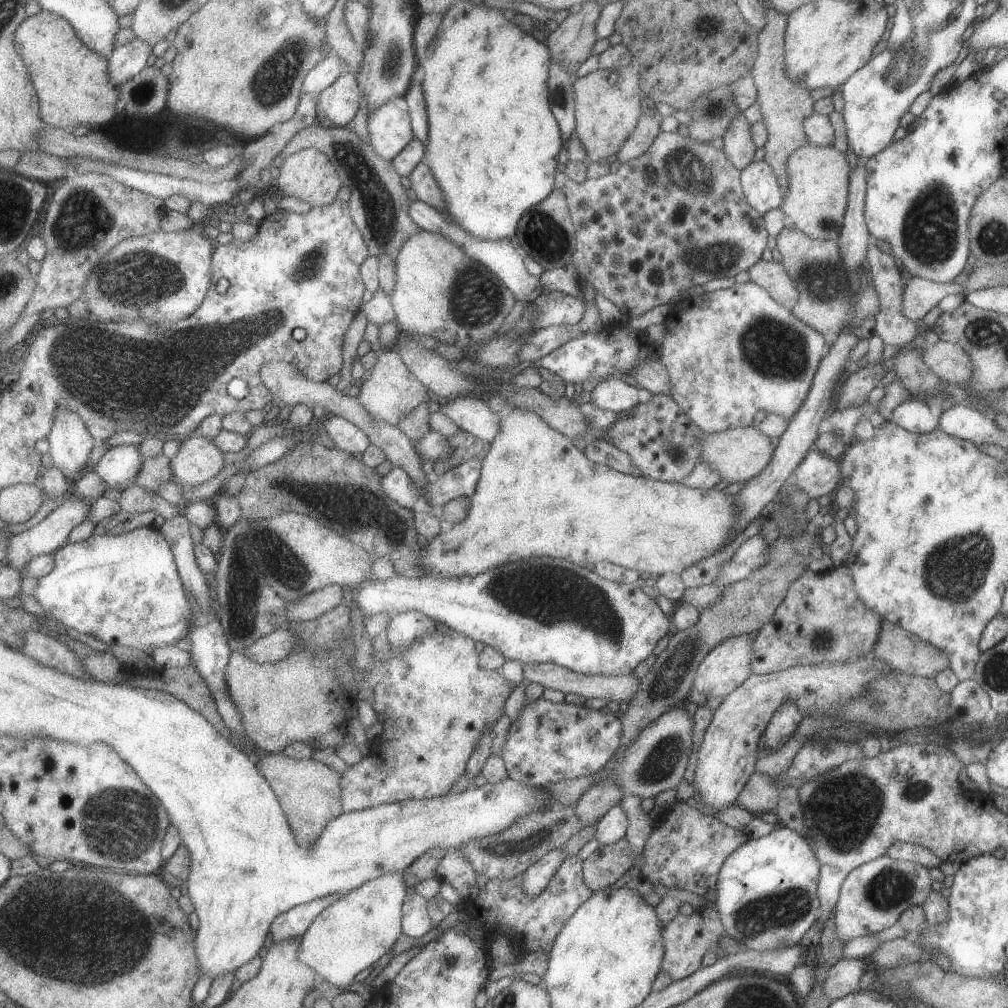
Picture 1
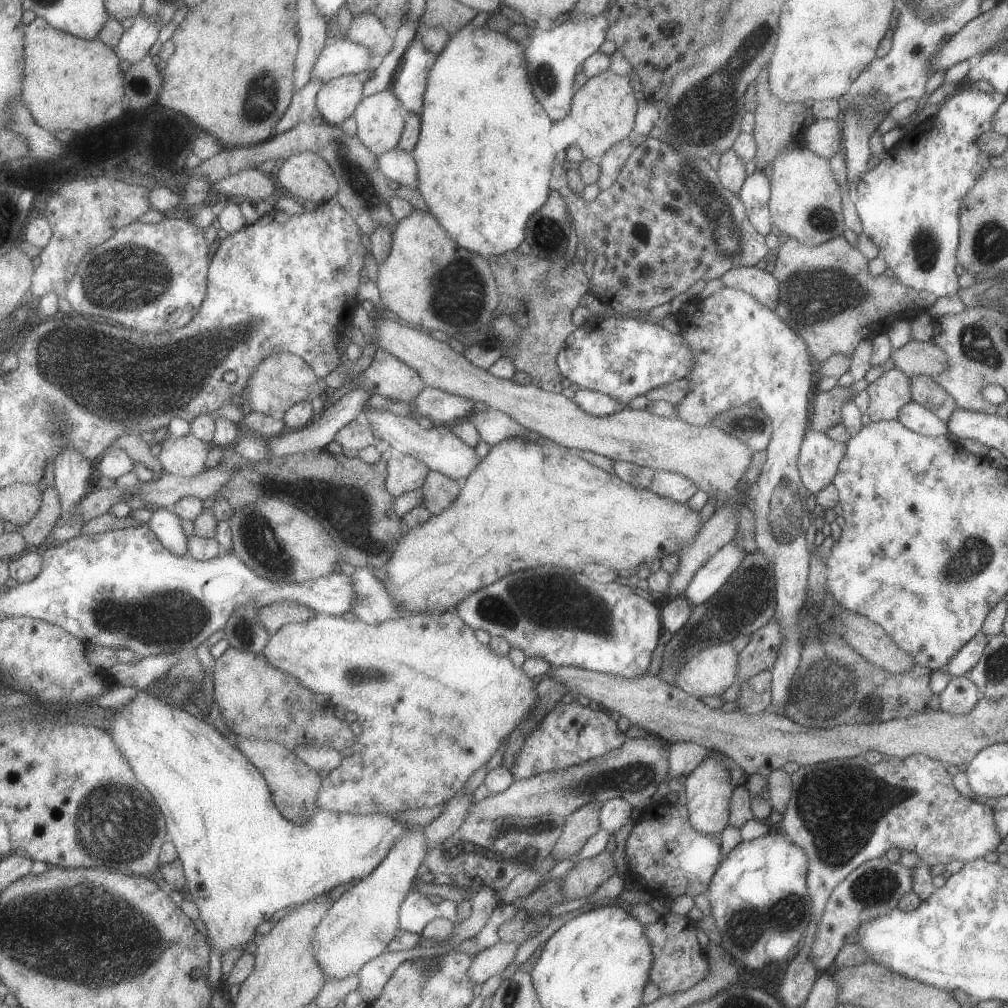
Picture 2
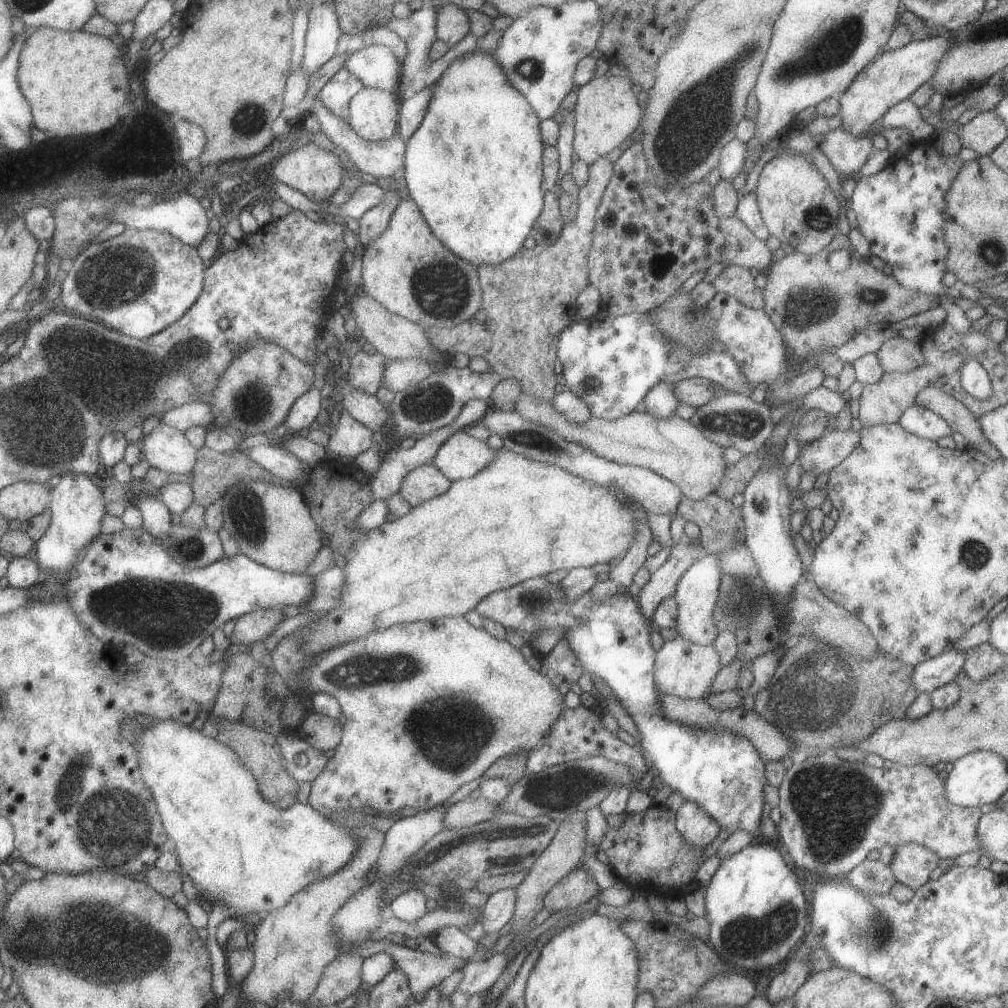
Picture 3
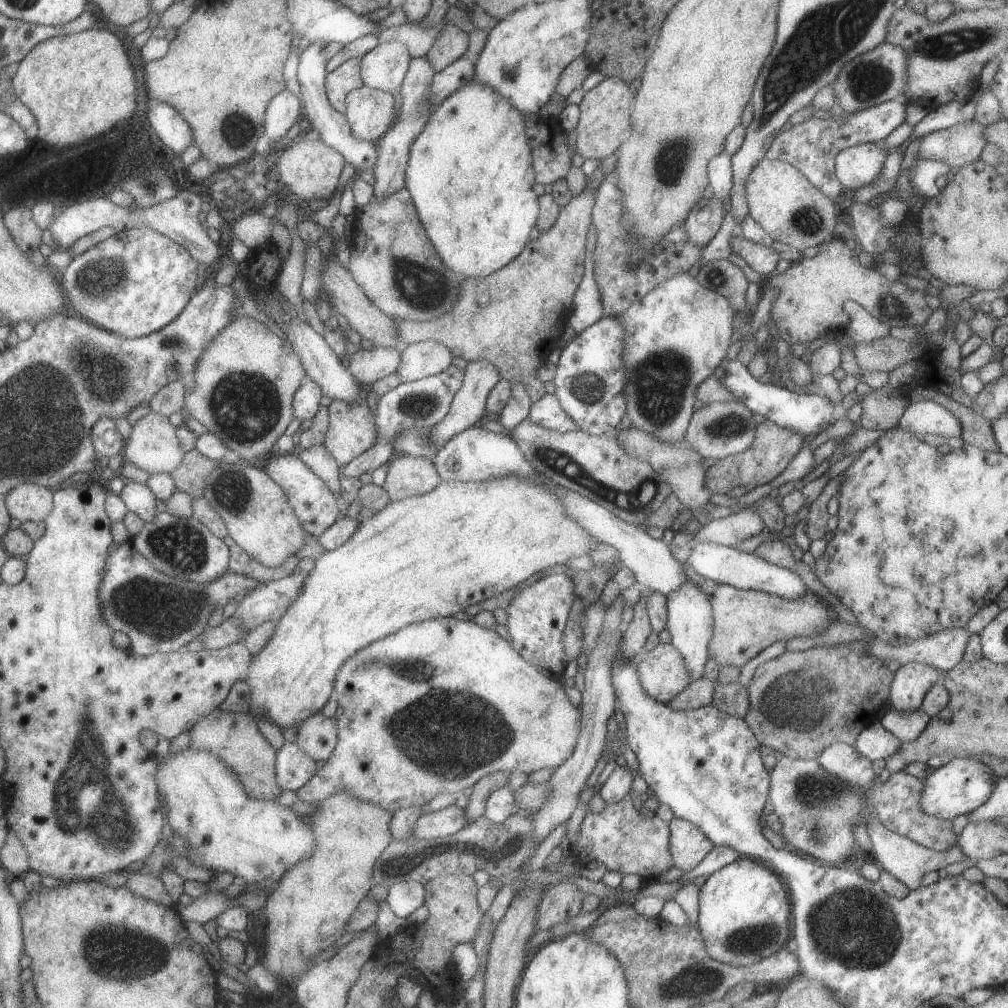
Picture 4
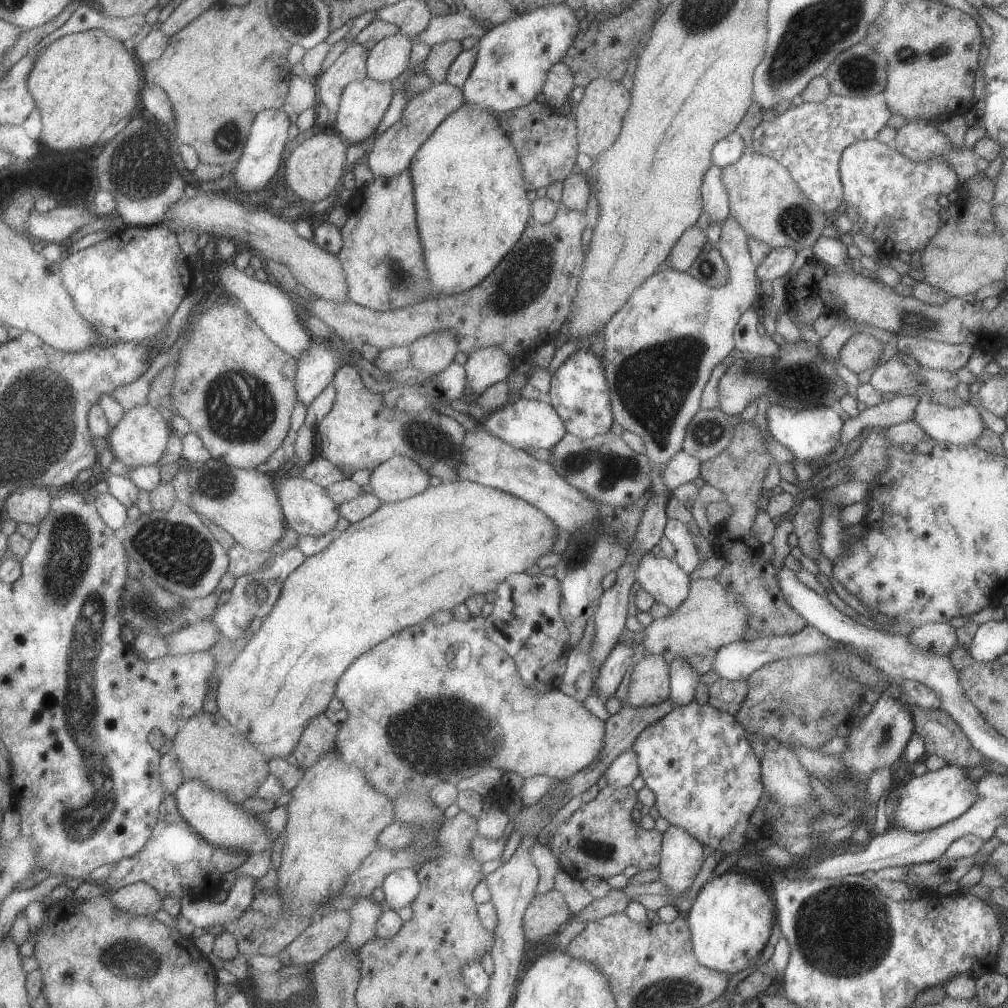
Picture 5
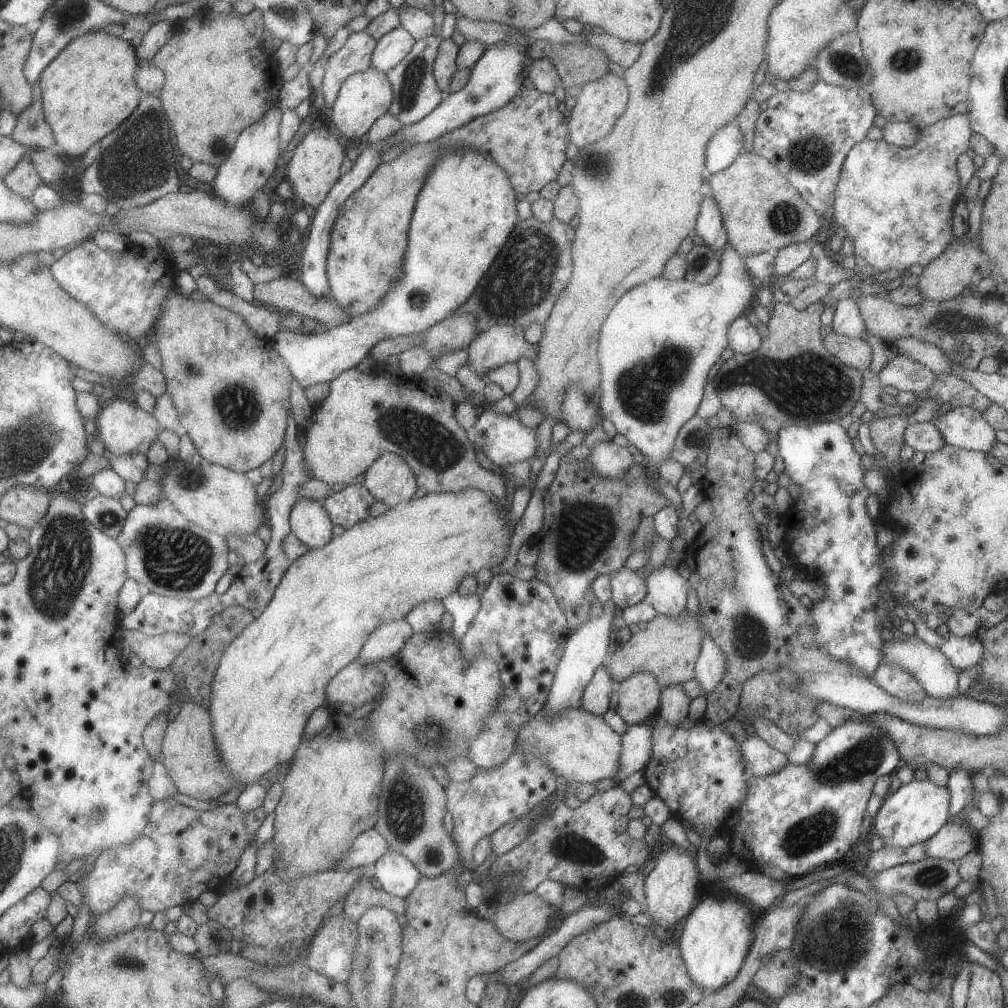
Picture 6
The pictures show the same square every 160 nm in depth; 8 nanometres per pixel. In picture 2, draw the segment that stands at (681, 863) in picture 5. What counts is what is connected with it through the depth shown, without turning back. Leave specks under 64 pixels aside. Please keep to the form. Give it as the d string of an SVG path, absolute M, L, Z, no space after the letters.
M711 751L684 778L688 819L698 833L706 835L722 832L729 818L729 796L739 781L737 770L730 763L729 758L719 751Z

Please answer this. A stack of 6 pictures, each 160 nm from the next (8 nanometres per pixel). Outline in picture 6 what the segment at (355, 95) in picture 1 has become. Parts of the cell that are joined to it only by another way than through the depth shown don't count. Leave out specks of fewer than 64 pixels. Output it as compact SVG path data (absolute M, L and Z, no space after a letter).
M353 31L341 49L325 62L320 91L326 107L333 105L342 81L348 78L349 74L369 68L375 46L376 41L369 36L369 32Z

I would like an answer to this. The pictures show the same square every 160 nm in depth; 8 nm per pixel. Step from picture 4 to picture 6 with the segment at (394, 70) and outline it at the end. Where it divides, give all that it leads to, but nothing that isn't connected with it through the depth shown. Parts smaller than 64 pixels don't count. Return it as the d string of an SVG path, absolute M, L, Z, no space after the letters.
M399 26L376 41L371 54L371 65L379 72L387 73L389 68L399 64L416 41L413 36Z

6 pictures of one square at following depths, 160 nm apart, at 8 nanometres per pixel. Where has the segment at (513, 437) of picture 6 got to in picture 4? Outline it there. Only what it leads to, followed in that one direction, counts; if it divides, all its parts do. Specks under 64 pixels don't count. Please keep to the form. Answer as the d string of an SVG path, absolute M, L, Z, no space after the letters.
M547 393L539 400L531 403L529 414L525 419L560 433L580 429L580 426L574 420L571 420L570 416L561 408L553 393Z

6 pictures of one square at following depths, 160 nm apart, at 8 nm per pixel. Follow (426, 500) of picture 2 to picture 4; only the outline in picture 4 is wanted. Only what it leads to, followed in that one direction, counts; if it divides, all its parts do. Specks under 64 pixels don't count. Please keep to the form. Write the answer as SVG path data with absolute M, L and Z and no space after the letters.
M401 454L390 461L382 487L391 501L428 493L441 482L429 458Z

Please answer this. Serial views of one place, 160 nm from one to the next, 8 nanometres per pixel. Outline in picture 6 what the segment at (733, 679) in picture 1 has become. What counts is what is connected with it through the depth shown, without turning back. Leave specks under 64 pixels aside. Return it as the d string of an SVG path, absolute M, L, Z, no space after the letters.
M633 674L615 684L617 704L613 710L627 726L644 724L658 711L660 690L653 674Z

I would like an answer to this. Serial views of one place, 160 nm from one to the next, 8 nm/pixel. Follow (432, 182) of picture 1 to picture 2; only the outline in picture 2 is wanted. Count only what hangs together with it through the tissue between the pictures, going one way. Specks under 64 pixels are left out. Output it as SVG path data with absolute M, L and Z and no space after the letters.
M395 148L376 157L378 169L383 176L399 185L418 188L417 167L411 154Z

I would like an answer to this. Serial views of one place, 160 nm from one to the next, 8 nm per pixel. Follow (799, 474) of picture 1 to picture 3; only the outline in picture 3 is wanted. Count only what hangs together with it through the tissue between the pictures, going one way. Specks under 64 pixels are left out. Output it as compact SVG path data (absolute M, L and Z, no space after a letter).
M831 430L813 442L807 442L800 448L799 464L804 472L811 472L817 477L819 474L830 472L840 464L857 446L859 431Z

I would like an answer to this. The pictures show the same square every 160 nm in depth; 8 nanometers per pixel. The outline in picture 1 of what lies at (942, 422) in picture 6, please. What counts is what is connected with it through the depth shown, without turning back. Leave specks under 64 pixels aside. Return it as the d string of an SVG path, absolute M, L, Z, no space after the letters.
M903 401L891 410L890 420L907 432L927 434L938 428L938 419L931 415L929 406L921 401Z

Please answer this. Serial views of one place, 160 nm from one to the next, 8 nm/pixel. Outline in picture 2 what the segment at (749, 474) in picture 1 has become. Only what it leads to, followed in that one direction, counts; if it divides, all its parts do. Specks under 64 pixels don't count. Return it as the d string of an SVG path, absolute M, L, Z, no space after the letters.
M391 315L382 316L376 320L376 337L380 347L383 347L389 354L410 366L421 377L425 386L429 385L434 389L472 400L481 400L489 409L507 414L517 424L530 432L537 433L545 439L556 442L558 445L567 447L572 451L588 450L605 456L613 461L625 460L639 466L646 466L653 471L671 471L687 477L698 490L706 492L709 498L716 496L725 497L735 490L742 474L750 466L753 452L735 435L727 434L711 424L698 427L683 422L679 417L658 417L647 410L625 408L619 412L605 416L593 416L581 410L573 401L561 393L552 393L539 389L533 384L520 385L511 379L502 379L489 374L485 369L473 366L461 353L453 351L451 347L438 335L428 333L425 330L402 323Z

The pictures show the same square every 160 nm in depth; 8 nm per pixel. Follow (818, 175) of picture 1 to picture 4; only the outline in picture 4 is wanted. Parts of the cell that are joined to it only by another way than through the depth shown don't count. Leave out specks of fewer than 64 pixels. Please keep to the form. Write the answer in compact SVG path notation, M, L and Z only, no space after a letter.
M761 159L749 173L744 186L748 214L772 238L804 251L833 236L835 204L794 166L777 159Z

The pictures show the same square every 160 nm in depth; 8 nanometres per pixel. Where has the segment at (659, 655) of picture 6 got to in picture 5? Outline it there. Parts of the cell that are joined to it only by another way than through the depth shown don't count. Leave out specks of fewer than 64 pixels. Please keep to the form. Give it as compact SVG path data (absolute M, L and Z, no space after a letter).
M715 577L695 578L690 581L685 600L669 616L653 619L644 630L645 636L639 648L644 655L660 654L666 665L674 656L683 657L703 675L712 670L713 659L722 646L743 640L748 630L748 614L742 602L736 602Z

